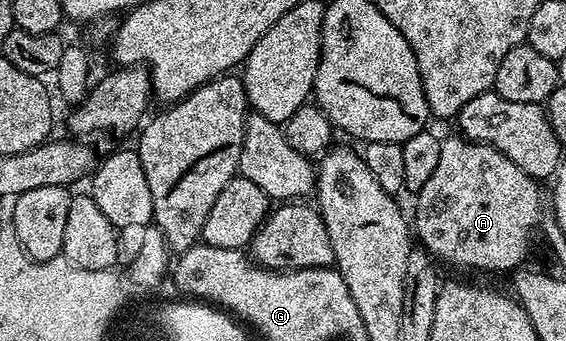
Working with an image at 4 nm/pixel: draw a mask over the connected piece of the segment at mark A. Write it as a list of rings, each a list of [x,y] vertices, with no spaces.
[[[460,135],[445,137],[439,151],[439,167],[423,183],[415,201],[425,205],[424,248],[438,262],[466,265],[469,269],[506,269],[512,271],[524,266],[533,245],[533,232],[537,233],[543,212],[538,178],[528,177],[519,166],[511,163],[495,147]]]

